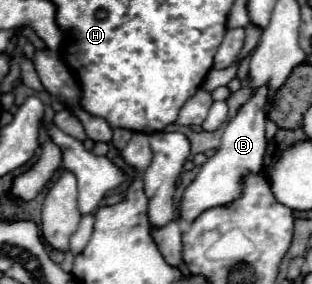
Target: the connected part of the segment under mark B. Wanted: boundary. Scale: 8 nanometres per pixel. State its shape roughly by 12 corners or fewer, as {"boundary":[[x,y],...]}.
{"boundary":[[258,88],[228,122],[222,146],[182,194],[190,224],[242,194],[266,154]]}

